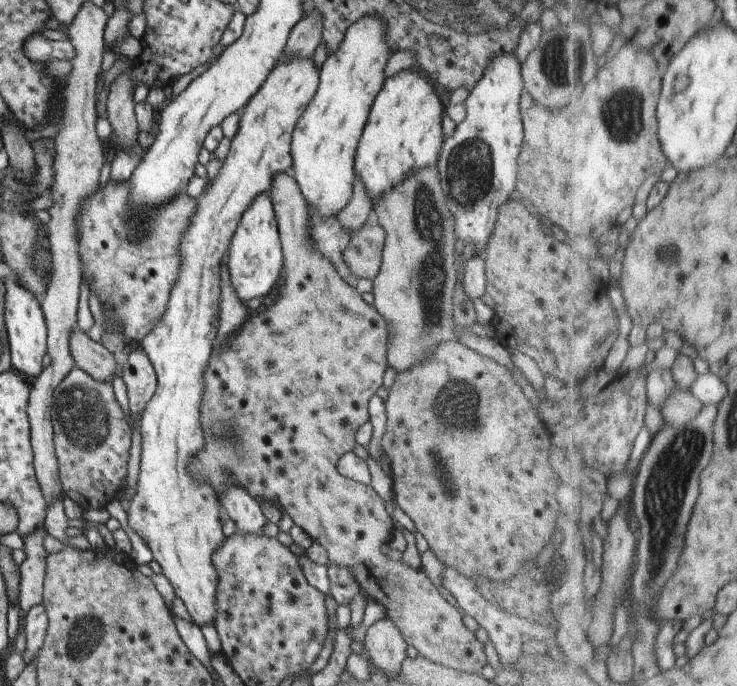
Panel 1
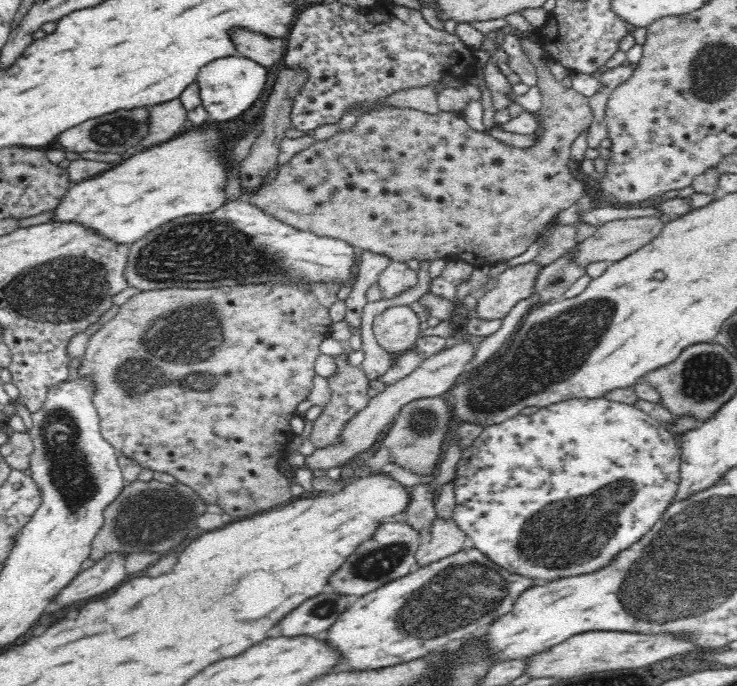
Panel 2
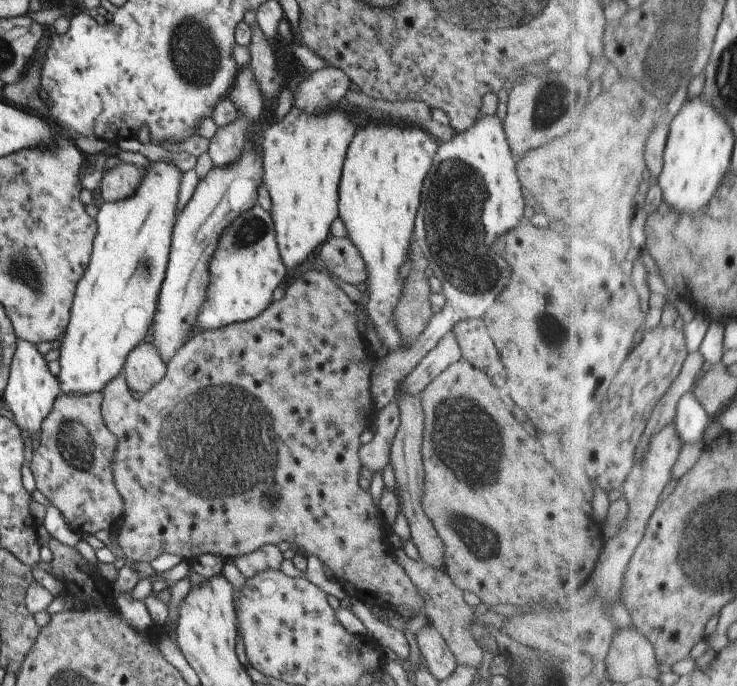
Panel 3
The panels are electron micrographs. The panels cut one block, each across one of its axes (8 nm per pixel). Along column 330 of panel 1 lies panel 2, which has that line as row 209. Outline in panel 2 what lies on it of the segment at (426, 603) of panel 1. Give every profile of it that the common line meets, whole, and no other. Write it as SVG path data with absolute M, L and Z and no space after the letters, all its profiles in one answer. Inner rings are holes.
M521 39L524 52L528 55L538 76L537 87L540 89L541 106L536 112L538 120L542 126L542 135L537 137L533 146L525 149L516 149L506 144L496 141L491 135L486 135L482 131L474 131L464 119L463 113L440 111L432 114L408 107L384 107L377 111L370 111L358 115L357 122L347 131L338 131L329 140L315 142L296 154L288 163L280 165L276 179L269 180L260 191L244 196L245 200L255 204L264 210L264 213L272 214L272 217L296 227L298 230L310 231L317 235L324 235L330 238L339 238L356 250L370 250L374 254L389 256L396 262L406 262L406 260L438 260L438 258L448 258L448 260L466 261L476 267L492 265L495 262L510 262L520 256L530 245L543 238L543 234L552 220L569 206L572 206L584 193L585 186L574 174L568 164L570 164L570 148L572 143L584 131L588 131L592 124L594 113L588 103L588 97L576 92L574 89L565 88L558 82L546 64L546 53L538 42L530 39Z

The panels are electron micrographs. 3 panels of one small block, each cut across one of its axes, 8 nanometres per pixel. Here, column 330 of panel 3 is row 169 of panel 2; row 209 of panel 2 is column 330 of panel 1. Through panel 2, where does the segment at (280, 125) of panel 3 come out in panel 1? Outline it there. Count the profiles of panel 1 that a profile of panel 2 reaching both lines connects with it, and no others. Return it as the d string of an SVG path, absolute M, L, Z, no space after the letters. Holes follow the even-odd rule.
M373 14L372 16L364 17L363 19L358 19L354 24L351 24L350 27L346 29L345 35L342 37L342 42L339 44L338 50L333 54L327 56L325 62L323 62L321 68L318 70L318 86L316 87L315 93L311 98L311 101L307 104L307 107L303 110L297 124L293 128L293 134L290 137L290 160L291 165L289 166L288 172L292 176L292 180L295 182L295 185L298 187L306 206L312 212L312 220L315 223L321 222L321 220L329 219L330 217L335 217L346 205L347 202L351 199L352 196L352 187L354 184L355 178L353 178L353 152L355 152L355 144L361 136L371 104L375 99L375 96L379 93L383 79L383 67L385 66L388 57L391 53L388 52L388 48L391 47L386 40L386 35L384 34L384 28L386 23L380 20L378 15Z

